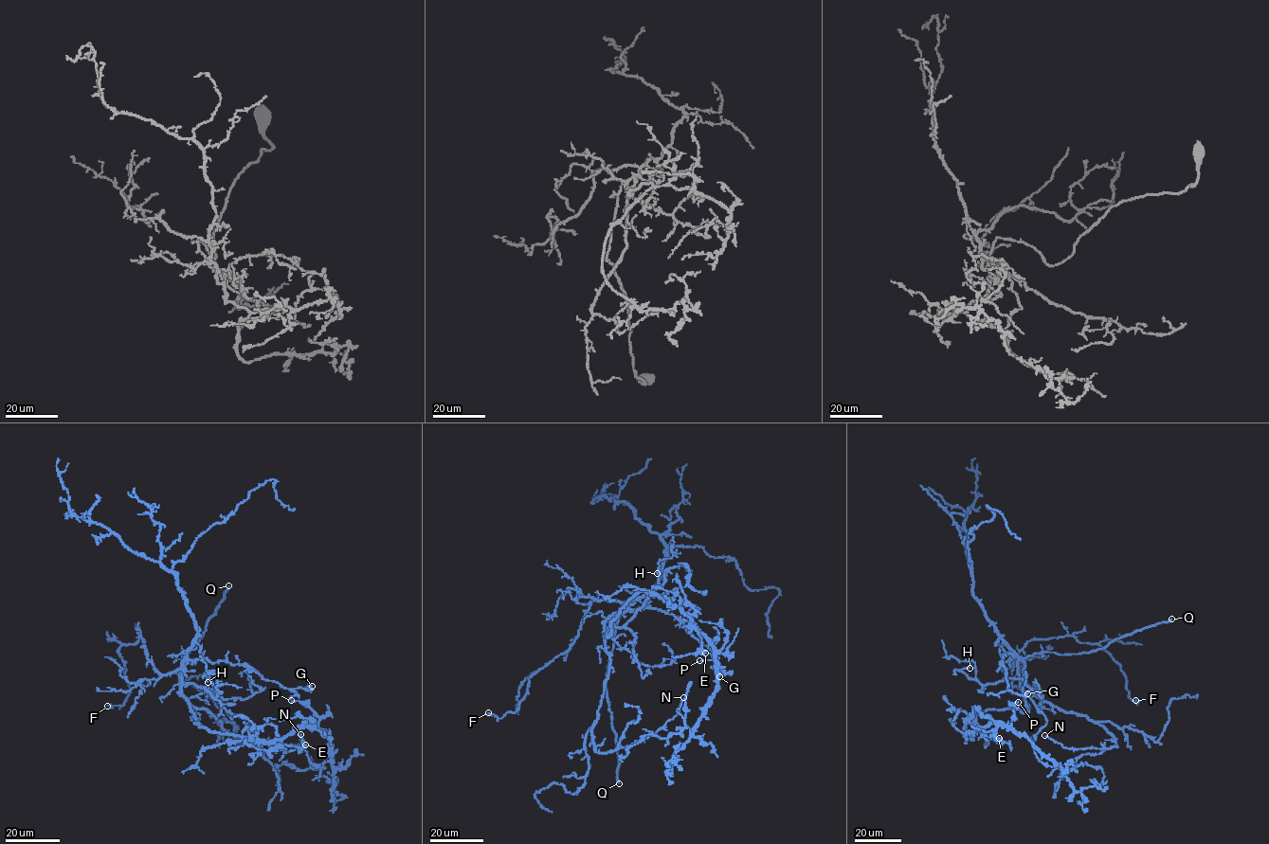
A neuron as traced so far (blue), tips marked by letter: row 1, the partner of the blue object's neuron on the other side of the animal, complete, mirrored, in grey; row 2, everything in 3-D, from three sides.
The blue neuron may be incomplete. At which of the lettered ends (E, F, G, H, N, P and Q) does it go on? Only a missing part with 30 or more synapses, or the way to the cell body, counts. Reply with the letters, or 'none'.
Q

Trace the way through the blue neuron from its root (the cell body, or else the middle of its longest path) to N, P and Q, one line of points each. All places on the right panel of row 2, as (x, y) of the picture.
N: (1023, 691), (1020, 659), (1023, 680), (1035, 694), (1102, 725), (1117, 746), (1067, 748), (1044, 735)
P: (1023, 691), (1024, 711), (984, 710), (973, 715), (973, 725), (1009, 726), (1012, 704), (1018, 702)
Q: (1023, 691), (1018, 673), (1020, 659), (1042, 652), (1089, 653), (1171, 619)

